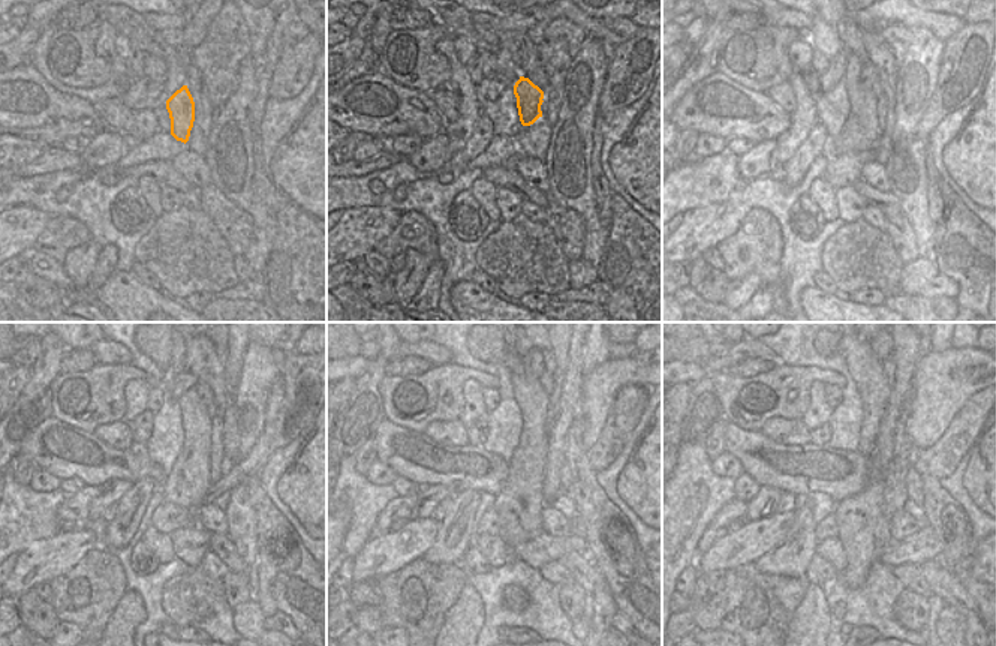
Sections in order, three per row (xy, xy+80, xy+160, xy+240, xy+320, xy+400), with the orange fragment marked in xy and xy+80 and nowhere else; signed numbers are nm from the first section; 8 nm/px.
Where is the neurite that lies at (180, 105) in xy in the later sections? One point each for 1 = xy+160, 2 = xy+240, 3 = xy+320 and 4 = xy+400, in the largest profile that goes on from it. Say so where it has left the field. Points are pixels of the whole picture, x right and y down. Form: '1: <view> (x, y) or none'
1: xy+160 (869, 80)
2: xy+240 (202, 390)
3: xy+320 (547, 378)
4: xy+400 (888, 367)

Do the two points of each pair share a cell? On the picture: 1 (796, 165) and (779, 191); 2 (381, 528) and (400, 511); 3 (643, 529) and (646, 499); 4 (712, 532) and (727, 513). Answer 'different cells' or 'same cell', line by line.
1: different cells
2: same cell
3: different cells
4: same cell

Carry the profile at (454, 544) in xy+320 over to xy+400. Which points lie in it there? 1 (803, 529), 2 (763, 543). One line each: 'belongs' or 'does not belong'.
1: belongs
2: does not belong

